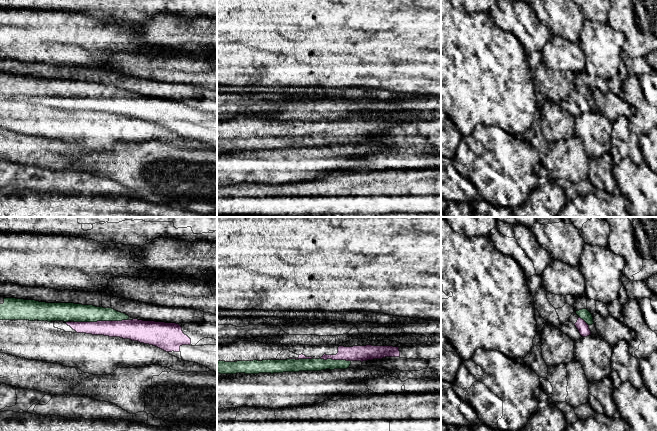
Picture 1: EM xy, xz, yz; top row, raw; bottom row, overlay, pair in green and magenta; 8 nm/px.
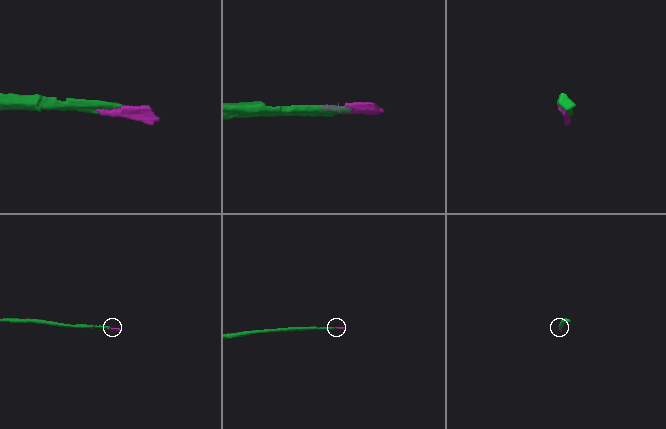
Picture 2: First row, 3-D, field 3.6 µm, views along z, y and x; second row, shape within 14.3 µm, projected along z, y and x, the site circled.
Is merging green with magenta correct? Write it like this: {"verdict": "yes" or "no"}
{"verdict": "yes"}

